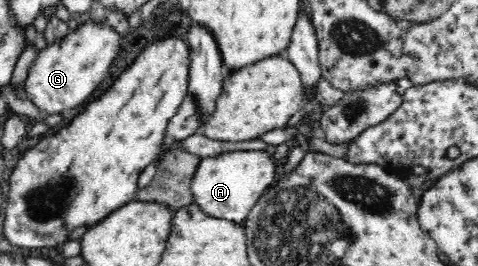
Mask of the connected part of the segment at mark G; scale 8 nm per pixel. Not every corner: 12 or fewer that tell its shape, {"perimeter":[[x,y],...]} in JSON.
{"perimeter":[[107,20],[80,22],[35,57],[43,115],[83,107],[122,51]]}

